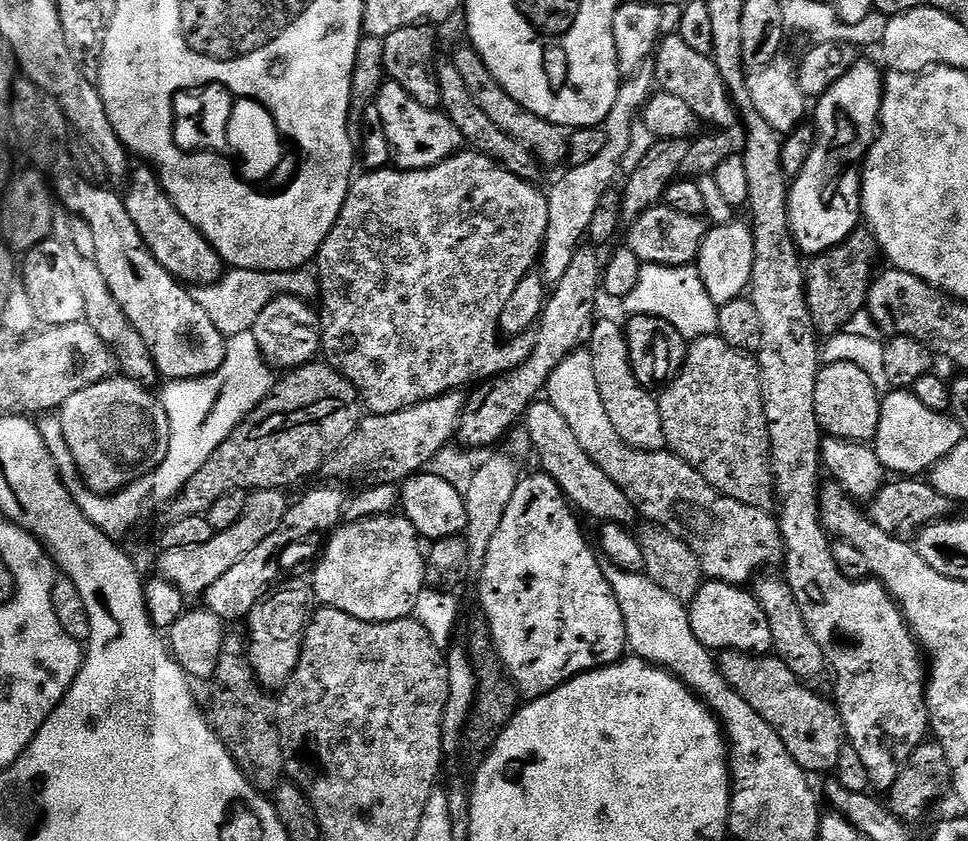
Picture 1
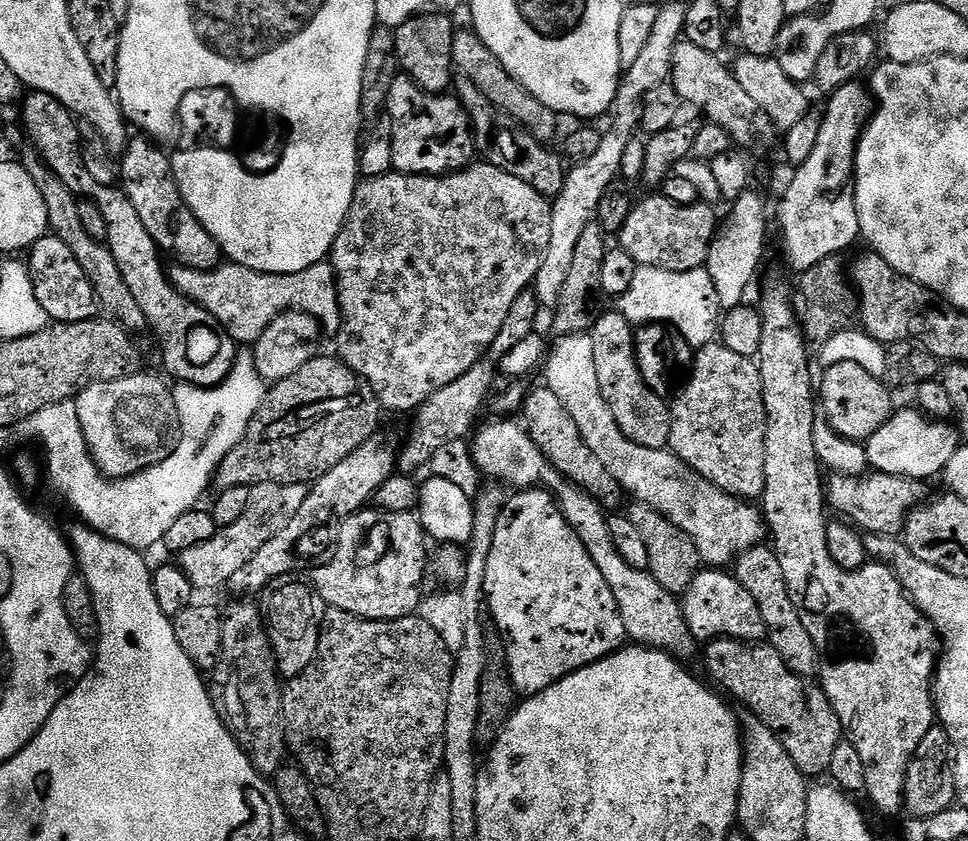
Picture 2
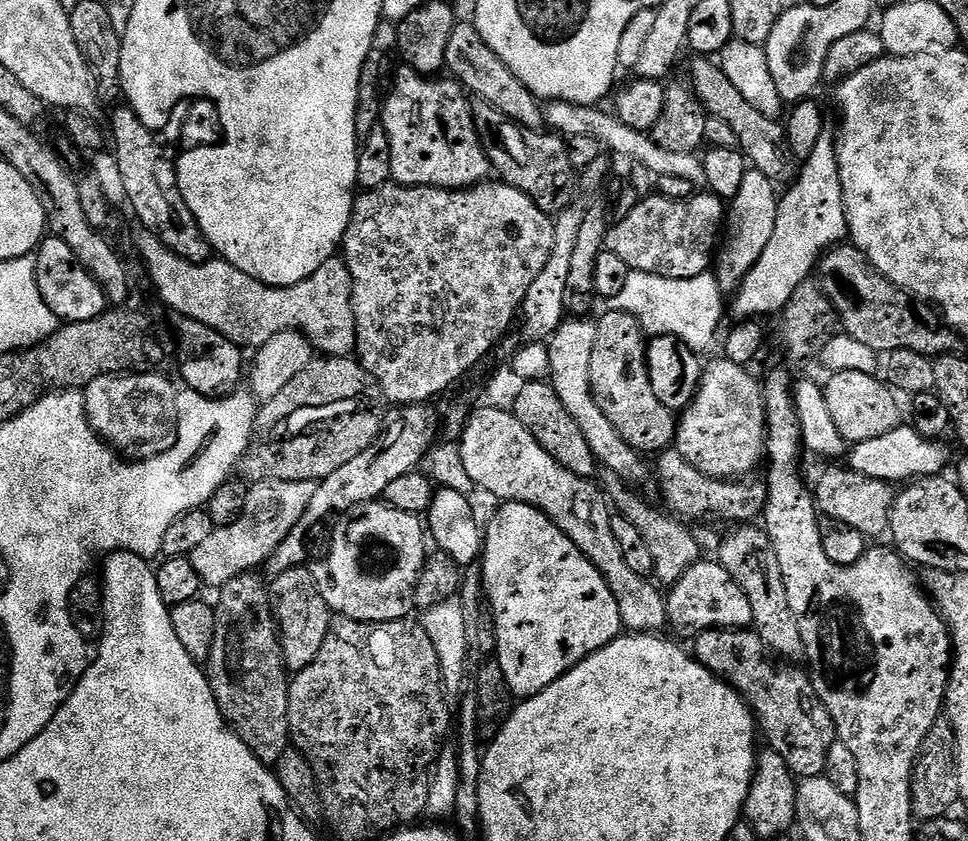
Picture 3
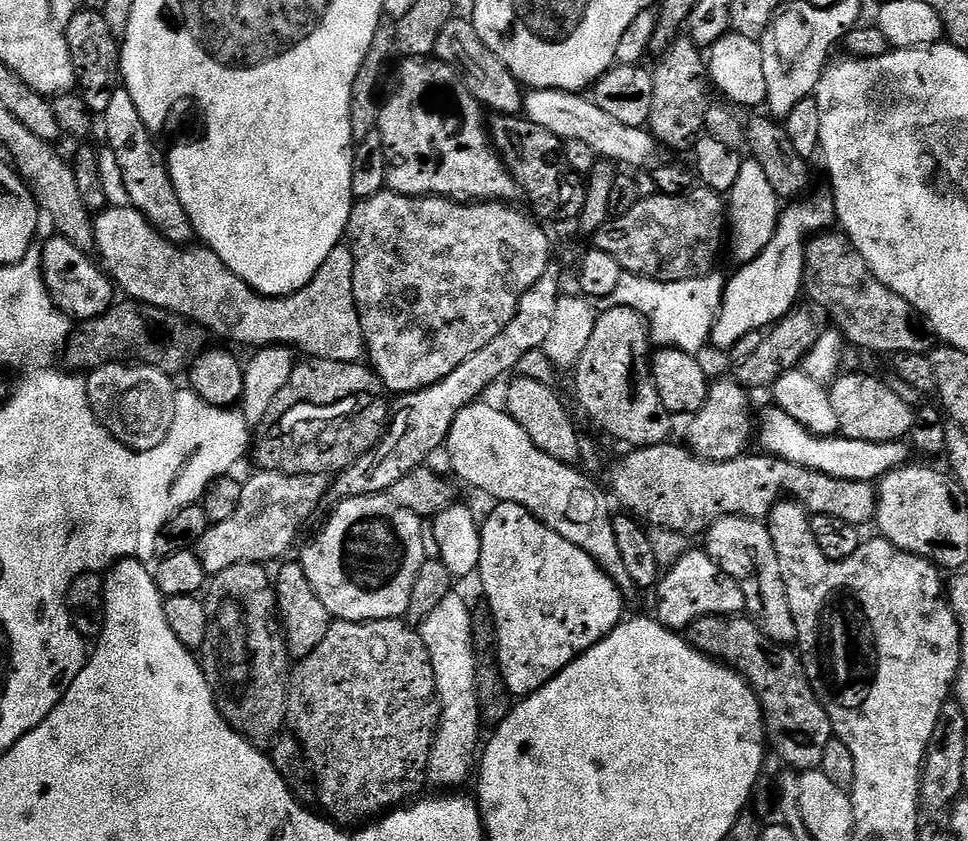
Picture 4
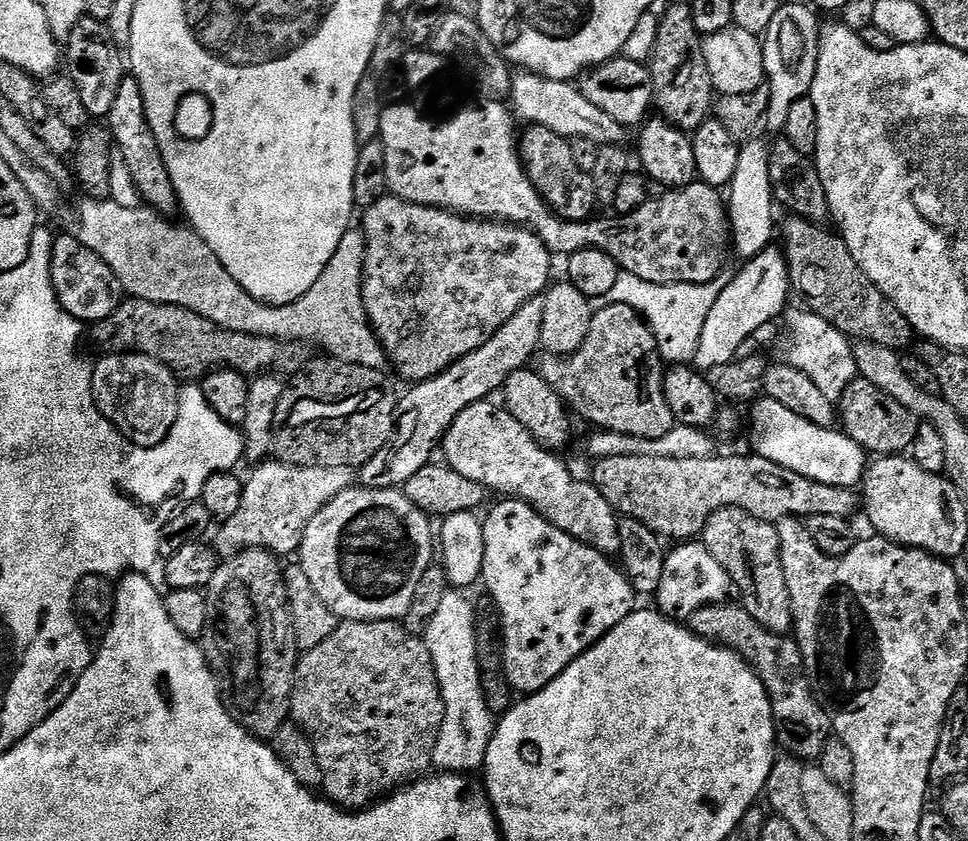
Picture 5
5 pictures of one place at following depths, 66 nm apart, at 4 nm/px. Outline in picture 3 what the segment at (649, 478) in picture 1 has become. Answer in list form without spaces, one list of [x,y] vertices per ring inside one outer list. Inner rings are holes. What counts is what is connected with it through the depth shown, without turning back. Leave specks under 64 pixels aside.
[[[588,318],[565,319],[551,340],[547,341],[550,383],[558,394],[562,406],[566,406],[570,418],[578,422],[578,430],[582,430],[582,438],[586,438],[597,461],[614,470],[614,473],[620,475],[629,485],[636,486],[647,472],[649,475],[650,468],[649,465],[648,468],[644,465],[645,457],[631,448],[622,438],[622,434],[618,434],[618,430],[614,430],[610,418],[602,414],[594,398],[590,386],[590,358],[596,341],[596,324],[590,321]]]

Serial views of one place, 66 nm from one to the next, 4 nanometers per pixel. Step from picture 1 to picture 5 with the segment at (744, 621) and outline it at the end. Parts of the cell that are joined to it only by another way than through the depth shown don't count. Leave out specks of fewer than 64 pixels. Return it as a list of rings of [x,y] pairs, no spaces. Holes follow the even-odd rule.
[[[680,542],[666,555],[666,566],[662,566],[662,582],[654,594],[655,607],[661,616],[677,622],[687,622],[694,610],[702,606],[726,604],[733,599],[736,583],[730,578],[726,566],[706,550],[703,542]]]

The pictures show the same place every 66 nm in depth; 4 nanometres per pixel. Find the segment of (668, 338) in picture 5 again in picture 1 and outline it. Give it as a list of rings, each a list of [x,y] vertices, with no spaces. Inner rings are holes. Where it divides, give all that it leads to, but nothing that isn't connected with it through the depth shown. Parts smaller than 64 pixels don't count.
[[[657,264],[643,265],[638,276],[638,286],[634,286],[634,290],[624,297],[622,307],[628,316],[657,316],[670,322],[670,326],[674,326],[674,330],[681,332],[689,342],[718,333],[720,309],[711,300],[697,269],[692,266],[671,268]]]

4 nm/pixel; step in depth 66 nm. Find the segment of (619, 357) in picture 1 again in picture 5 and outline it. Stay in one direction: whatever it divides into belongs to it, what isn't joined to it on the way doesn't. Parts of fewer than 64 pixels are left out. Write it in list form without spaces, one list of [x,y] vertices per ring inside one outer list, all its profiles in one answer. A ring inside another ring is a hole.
[[[604,304],[597,307],[592,313],[592,325],[586,334],[586,342],[582,342],[578,351],[570,356],[558,357],[548,354],[543,358],[545,360],[538,365],[540,376],[550,382],[550,386],[577,417],[580,415],[582,419],[596,424],[592,426],[597,429],[653,440],[662,438],[662,434],[670,434],[670,430],[677,427],[670,406],[666,406],[665,361],[660,358],[656,339],[648,327],[647,320],[630,306]]]

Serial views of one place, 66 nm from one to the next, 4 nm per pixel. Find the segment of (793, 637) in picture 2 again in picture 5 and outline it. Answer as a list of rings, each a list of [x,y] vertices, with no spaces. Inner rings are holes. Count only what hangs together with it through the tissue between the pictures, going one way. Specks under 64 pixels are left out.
[[[720,508],[706,522],[702,542],[736,583],[742,607],[766,630],[788,634],[793,631],[790,590],[786,590],[786,574],[782,570],[780,543],[775,524],[767,524],[741,508]]]

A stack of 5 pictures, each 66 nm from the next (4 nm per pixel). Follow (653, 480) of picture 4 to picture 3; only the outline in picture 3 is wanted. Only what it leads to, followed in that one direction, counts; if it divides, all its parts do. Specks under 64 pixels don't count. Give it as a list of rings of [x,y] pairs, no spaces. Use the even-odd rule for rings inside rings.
[[[665,450],[659,453],[660,460],[654,464],[654,476],[660,479],[660,492],[669,513],[683,518],[685,521],[700,520],[703,516],[721,516],[732,522],[752,522],[761,515],[764,503],[768,497],[768,486],[763,479],[741,478],[739,480],[716,480],[712,476],[702,474],[682,454],[675,450]],[[812,462],[806,468],[806,483],[816,499],[817,509],[827,519],[846,522],[846,526],[854,526],[863,536],[875,538],[889,531],[892,519],[892,507],[898,492],[889,481],[870,478],[866,474],[858,474],[851,467],[827,468],[827,463]]]

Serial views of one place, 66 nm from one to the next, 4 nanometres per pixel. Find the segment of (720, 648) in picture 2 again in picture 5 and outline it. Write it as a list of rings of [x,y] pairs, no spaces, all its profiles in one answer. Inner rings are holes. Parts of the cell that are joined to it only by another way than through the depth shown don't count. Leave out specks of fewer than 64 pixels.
[[[739,603],[711,604],[694,610],[686,622],[692,633],[737,652],[758,674],[772,703],[772,717],[776,727],[776,743],[789,756],[805,762],[819,761],[826,742],[833,735],[832,720],[812,691],[808,671],[804,668],[804,655],[791,635],[766,630]]]

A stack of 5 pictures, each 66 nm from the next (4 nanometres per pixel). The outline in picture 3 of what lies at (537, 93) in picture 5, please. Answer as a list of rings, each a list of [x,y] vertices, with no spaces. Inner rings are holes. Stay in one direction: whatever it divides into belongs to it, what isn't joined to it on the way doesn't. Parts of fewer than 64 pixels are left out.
[[[553,100],[544,108],[545,125],[553,133],[565,138],[577,136],[580,140],[597,140],[604,149],[613,157],[621,156],[624,160],[637,160],[648,172],[653,172],[653,177],[666,179],[685,179],[695,186],[706,185],[706,170],[704,161],[695,152],[674,152],[662,150],[658,142],[654,142],[647,132],[639,132],[626,126],[615,114],[603,112],[603,107],[589,106],[587,104],[571,104],[561,100]]]

